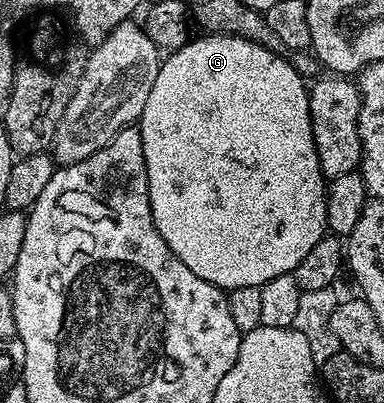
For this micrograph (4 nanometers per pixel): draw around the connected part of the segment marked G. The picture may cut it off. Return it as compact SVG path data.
M204 34L199 37L193 37L180 50L171 51L161 61L158 80L154 80L154 88L150 88L150 96L146 99L146 108L142 108L138 125L146 160L150 212L170 252L174 252L174 256L178 256L178 260L182 260L182 264L186 264L186 268L194 272L194 276L202 276L202 280L225 292L234 288L262 287L274 280L274 276L295 272L298 264L302 264L306 252L310 252L310 248L314 248L318 240L325 238L328 230L324 199L326 179L318 164L318 152L314 148L308 107L309 87L306 79L295 70L283 53L263 47L262 44L254 44L250 40L242 40L238 36Z

